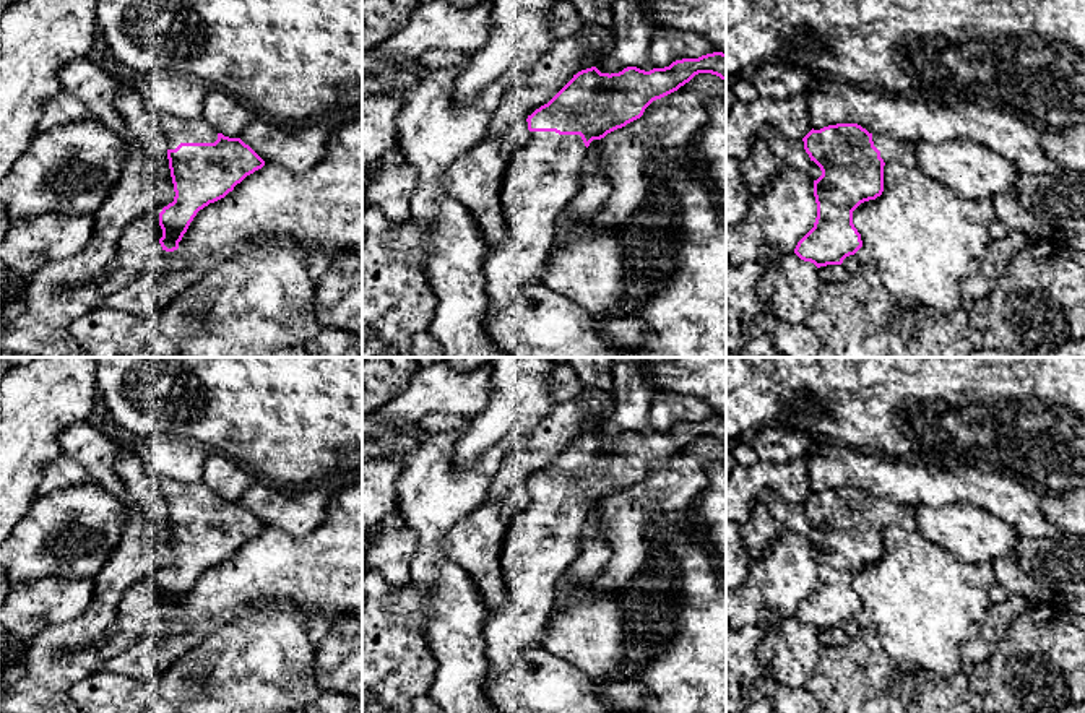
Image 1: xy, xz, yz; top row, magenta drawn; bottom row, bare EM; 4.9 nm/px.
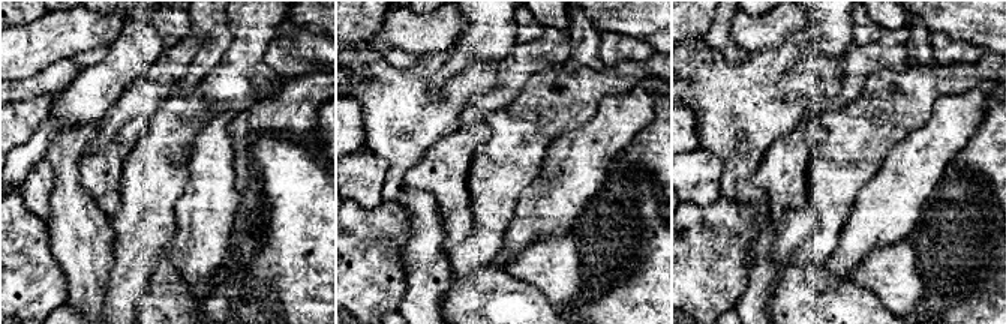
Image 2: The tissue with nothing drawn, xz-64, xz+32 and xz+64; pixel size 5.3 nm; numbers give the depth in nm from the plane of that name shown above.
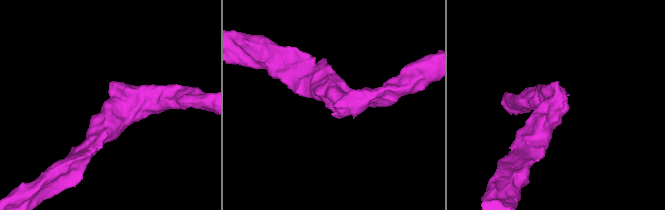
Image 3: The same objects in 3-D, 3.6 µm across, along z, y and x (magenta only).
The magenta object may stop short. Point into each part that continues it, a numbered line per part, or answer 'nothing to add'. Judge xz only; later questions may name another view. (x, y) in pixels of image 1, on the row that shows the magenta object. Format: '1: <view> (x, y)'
1: xz (543, 176)

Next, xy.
1: xy (176, 130)

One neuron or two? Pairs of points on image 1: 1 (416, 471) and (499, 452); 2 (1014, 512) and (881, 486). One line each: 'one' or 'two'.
1: one
2: one

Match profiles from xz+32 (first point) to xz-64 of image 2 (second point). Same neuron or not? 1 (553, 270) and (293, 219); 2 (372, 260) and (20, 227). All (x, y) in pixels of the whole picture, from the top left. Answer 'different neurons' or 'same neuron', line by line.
1: different neurons
2: same neuron

